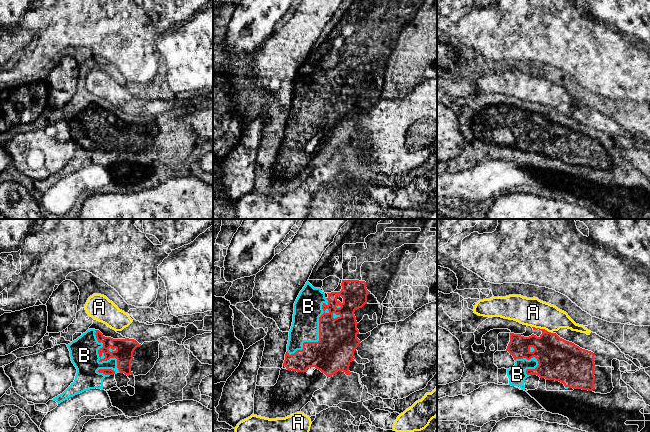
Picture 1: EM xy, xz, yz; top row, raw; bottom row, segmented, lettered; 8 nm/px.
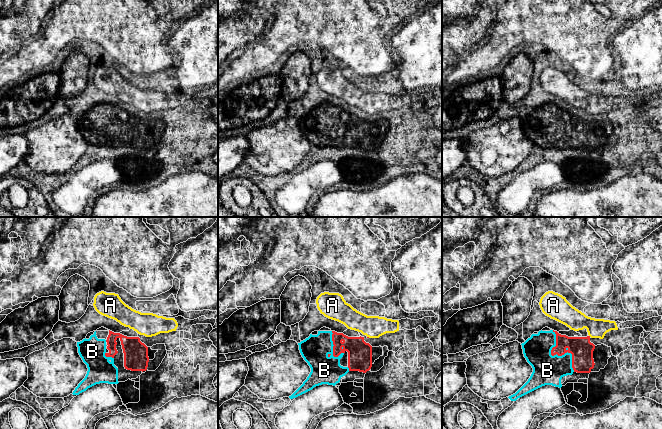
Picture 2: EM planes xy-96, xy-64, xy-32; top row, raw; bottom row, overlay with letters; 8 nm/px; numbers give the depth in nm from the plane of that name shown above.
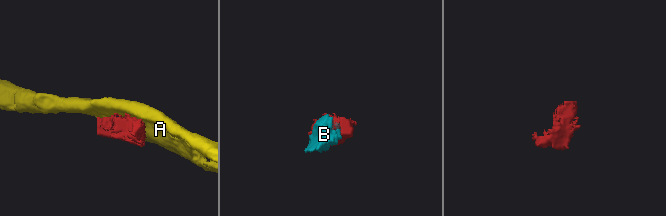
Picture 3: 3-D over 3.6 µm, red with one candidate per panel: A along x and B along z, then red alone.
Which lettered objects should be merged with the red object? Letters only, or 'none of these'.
B

